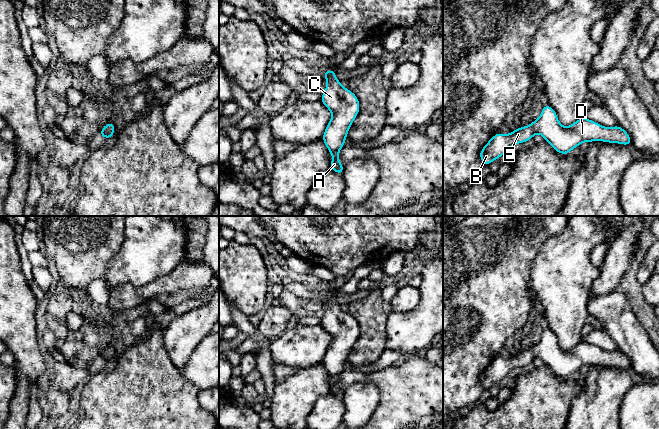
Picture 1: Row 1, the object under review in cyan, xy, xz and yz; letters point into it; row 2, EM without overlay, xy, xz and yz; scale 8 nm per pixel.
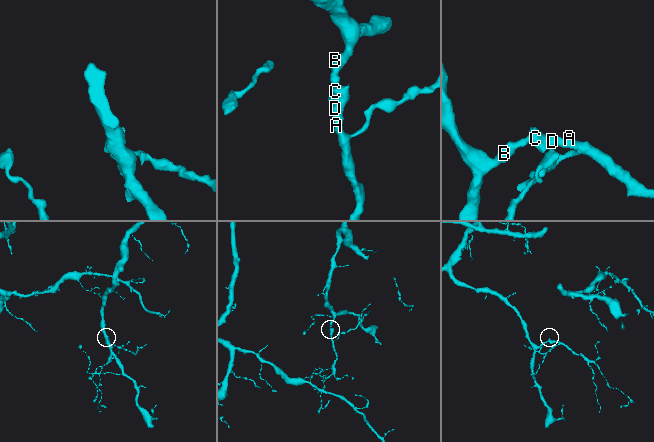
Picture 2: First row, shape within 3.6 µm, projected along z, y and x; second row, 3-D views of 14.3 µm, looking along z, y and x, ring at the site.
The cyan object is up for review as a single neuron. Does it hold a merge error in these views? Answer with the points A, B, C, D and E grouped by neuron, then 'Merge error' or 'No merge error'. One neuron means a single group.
Groups: A B C D E. No merge error

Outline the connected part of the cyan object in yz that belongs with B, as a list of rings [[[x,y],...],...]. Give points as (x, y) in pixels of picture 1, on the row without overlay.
[[[546,328],[540,341],[528,350],[514,353],[507,359],[497,356],[482,372],[479,381],[484,390],[500,382],[518,367],[533,363],[535,357],[543,360],[559,378],[569,378],[582,366],[603,365],[632,370],[630,359],[619,349],[608,352],[586,341],[579,342],[568,351],[560,348],[555,334]]]

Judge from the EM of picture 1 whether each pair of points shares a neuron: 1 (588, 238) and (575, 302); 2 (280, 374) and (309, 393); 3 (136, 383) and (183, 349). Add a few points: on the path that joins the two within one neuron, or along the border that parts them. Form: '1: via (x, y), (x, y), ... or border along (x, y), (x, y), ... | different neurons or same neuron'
1: via (575, 254), (575, 286) | same neuron
2: border along (299, 370), (276, 384) | different neurons
3: border along (164, 335), (164, 348), (181, 375) | different neurons

